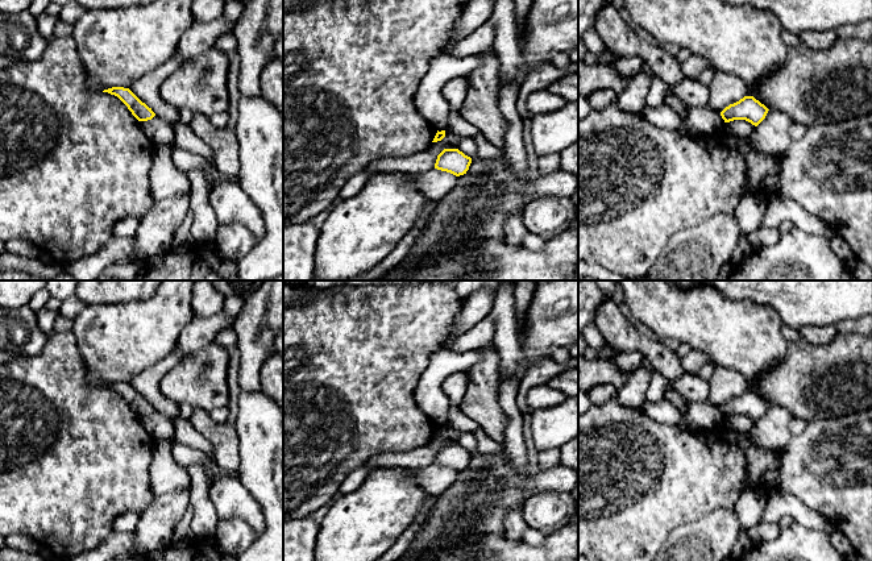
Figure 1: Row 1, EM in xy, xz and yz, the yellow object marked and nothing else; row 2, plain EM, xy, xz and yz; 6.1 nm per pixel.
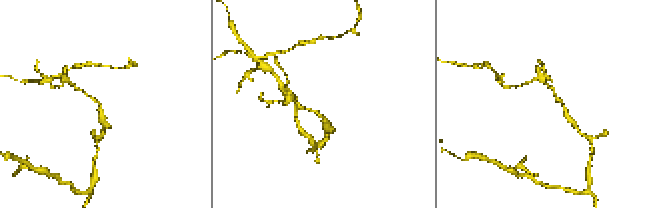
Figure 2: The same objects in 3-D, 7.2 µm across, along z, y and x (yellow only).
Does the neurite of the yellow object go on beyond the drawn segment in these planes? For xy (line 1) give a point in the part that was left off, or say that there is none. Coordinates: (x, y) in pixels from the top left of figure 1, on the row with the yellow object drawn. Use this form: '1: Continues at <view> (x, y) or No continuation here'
1: No continuation here

